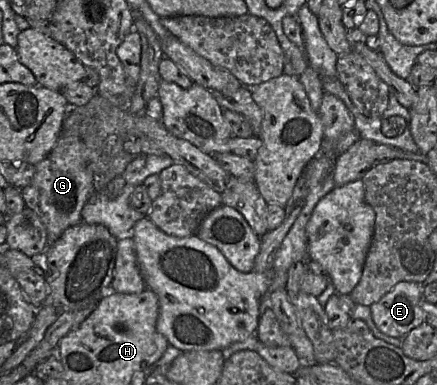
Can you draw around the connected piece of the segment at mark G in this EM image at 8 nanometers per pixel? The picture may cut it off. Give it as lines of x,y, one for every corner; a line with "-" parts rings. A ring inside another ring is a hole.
136,30
129,32
117,48
123,65
127,86
130,89
128,102
115,106
98,94
85,105
71,106
68,103
62,131
50,153
35,165
35,173
21,194
25,207
33,210
45,226
48,245
55,242
69,227
82,221
81,212
89,197
96,190
95,178
89,170
89,155
101,148
109,135
147,137
162,148
175,163
183,165
191,174
221,193
231,177
209,154
187,140
171,134
161,121
147,115
135,115
128,111
135,91
141,60
141,38

